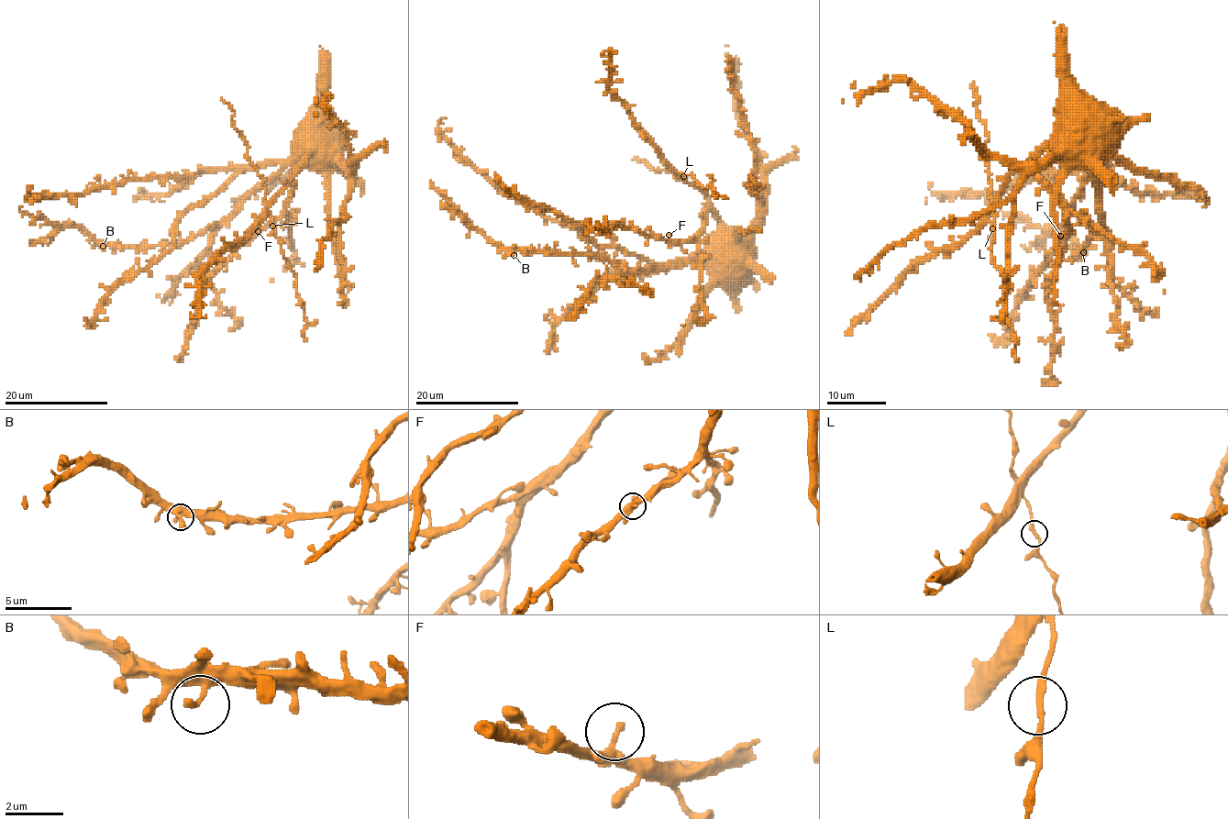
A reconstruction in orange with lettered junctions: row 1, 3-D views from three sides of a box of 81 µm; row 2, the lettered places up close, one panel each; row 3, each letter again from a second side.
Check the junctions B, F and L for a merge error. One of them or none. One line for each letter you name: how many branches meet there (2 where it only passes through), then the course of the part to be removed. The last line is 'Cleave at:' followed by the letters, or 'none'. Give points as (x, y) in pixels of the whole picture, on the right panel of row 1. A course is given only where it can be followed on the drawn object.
Cleave at: none

